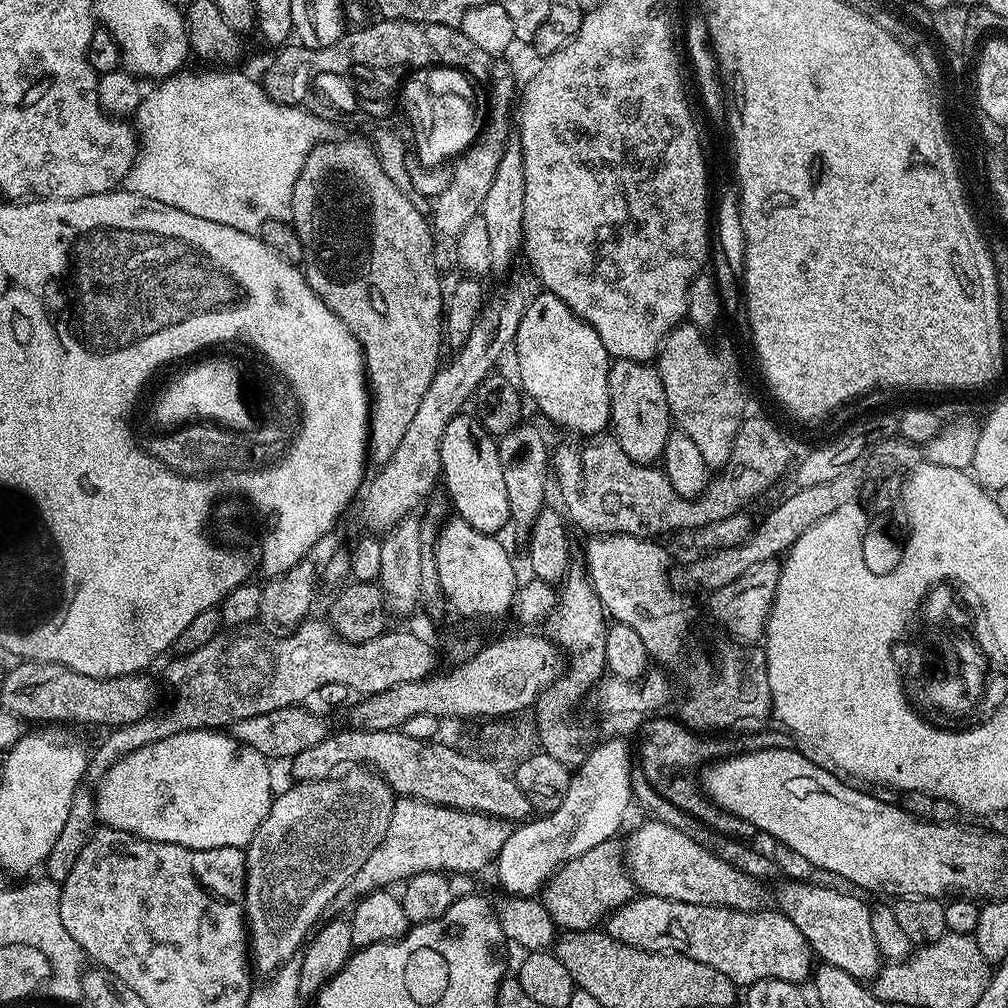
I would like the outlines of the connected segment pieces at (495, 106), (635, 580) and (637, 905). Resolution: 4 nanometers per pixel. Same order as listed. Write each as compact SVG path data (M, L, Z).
M496 62L490 68L490 85L492 93L488 96L488 121L483 121L479 136L458 159L451 165L452 177L439 189L436 196L436 209L430 212L430 223L435 236L434 251L437 269L453 267L456 264L456 240L466 230L466 222L470 222L480 214L482 202L490 190L490 182L494 182L494 173L498 170L498 162L502 160L504 147L510 142L508 136L508 110L514 104L518 92L516 80L512 77L512 68L508 64Z
M620 532L617 536L598 536L593 535L592 540L584 548L584 559L582 559L582 564L584 568L587 569L587 575L589 582L592 584L594 590L598 594L598 598L601 599L601 604L604 607L605 612L615 623L625 624L630 626L630 630L634 630L638 633L638 638L642 638L642 646L646 646L649 657L653 661L656 660L665 669L673 668L674 671L679 672L680 678L680 688L684 691L684 697L680 700L680 714L678 714L678 720L683 723L686 727L693 730L716 730L719 724L728 724L731 720L734 722L749 721L756 722L760 720L764 715L769 715L772 712L772 695L770 694L770 682L768 681L768 667L764 661L763 651L756 646L738 646L742 648L735 648L735 643L729 642L730 644L720 644L717 646L713 652L703 652L702 649L692 645L692 636L688 633L688 628L690 622L694 621L696 618L696 608L692 605L692 600L688 596L683 596L680 592L675 592L672 589L672 584L668 581L668 567L671 566L672 560L668 557L668 552L666 549L662 548L660 543L653 542L651 539L645 538L643 536L628 536L625 532Z
M647 894L633 897L622 907L616 908L611 913L604 924L605 931L614 937L616 940L628 944L634 948L638 948L644 951L650 952L674 952L676 954L684 955L696 962L706 962L706 966L714 966L714 970L720 971L722 974L726 974L726 978L730 978L733 984L737 986L747 986L758 982L759 980L765 980L766 978L778 978L779 980L785 980L791 984L803 985L804 979L811 977L814 972L814 953L812 947L806 942L806 938L802 934L802 930L798 930L798 926L794 926L794 922L790 922L790 918L784 915L779 910L765 910L762 912L743 912L742 910L734 910L733 908L723 908L717 904L698 904L698 903L682 903L674 899L658 898L657 896L649 896Z

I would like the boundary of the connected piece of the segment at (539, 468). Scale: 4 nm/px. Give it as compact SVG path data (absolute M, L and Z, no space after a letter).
M521 422L505 436L499 437L502 479L506 482L506 498L510 498L510 524L521 538L527 537L532 523L546 507L544 495L550 492L550 444L532 424Z

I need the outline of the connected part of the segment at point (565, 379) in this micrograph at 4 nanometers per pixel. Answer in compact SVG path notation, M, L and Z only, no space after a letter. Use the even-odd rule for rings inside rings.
M540 290L524 306L514 339L516 368L520 371L519 387L523 395L536 403L548 420L569 428L569 433L587 438L603 433L609 427L610 390L608 369L610 357L602 338L562 298Z

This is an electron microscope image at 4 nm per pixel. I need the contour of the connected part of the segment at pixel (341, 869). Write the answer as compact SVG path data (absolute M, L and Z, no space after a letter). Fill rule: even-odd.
M348 770L345 776L337 775L335 778L327 780L310 780L307 782L296 782L284 793L277 795L272 802L272 809L266 814L262 826L254 834L254 838L248 843L246 855L244 857L244 919L246 921L246 936L250 941L250 956L254 961L254 968L257 973L265 972L271 974L278 971L287 960L293 959L303 949L310 933L317 927L316 913L323 908L325 900L336 892L337 888L344 881L348 880L362 866L362 862L369 858L370 852L378 846L386 834L386 828L390 823L394 793L388 787L388 783L371 770Z

